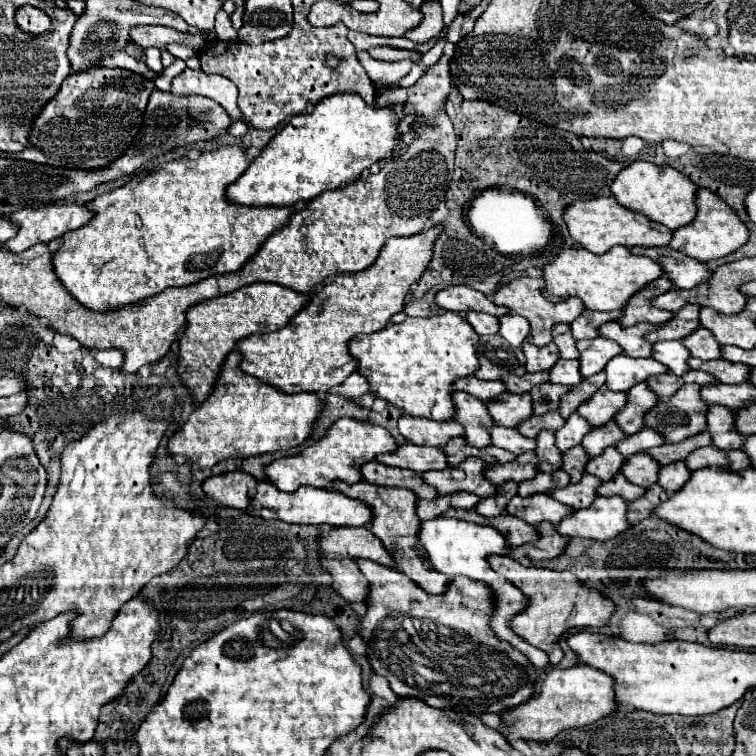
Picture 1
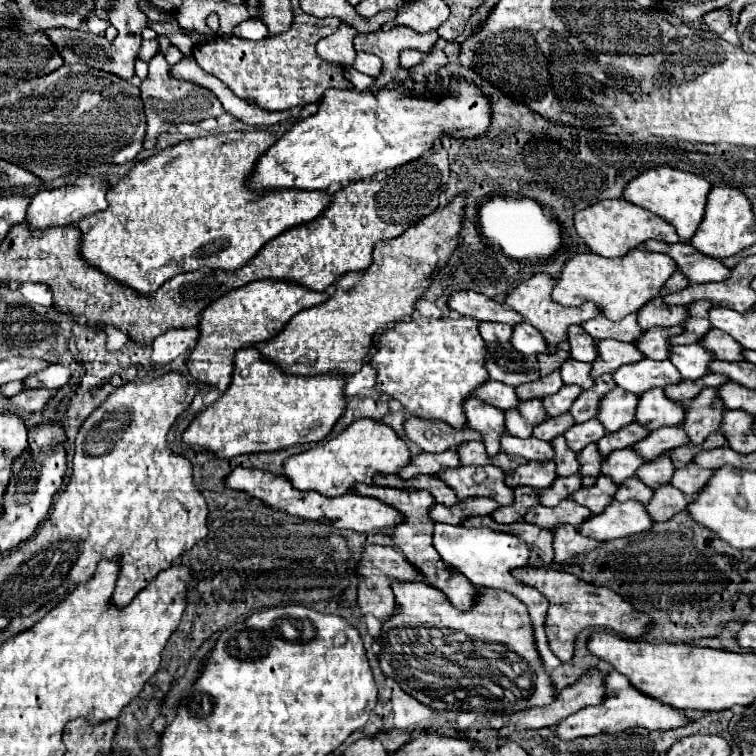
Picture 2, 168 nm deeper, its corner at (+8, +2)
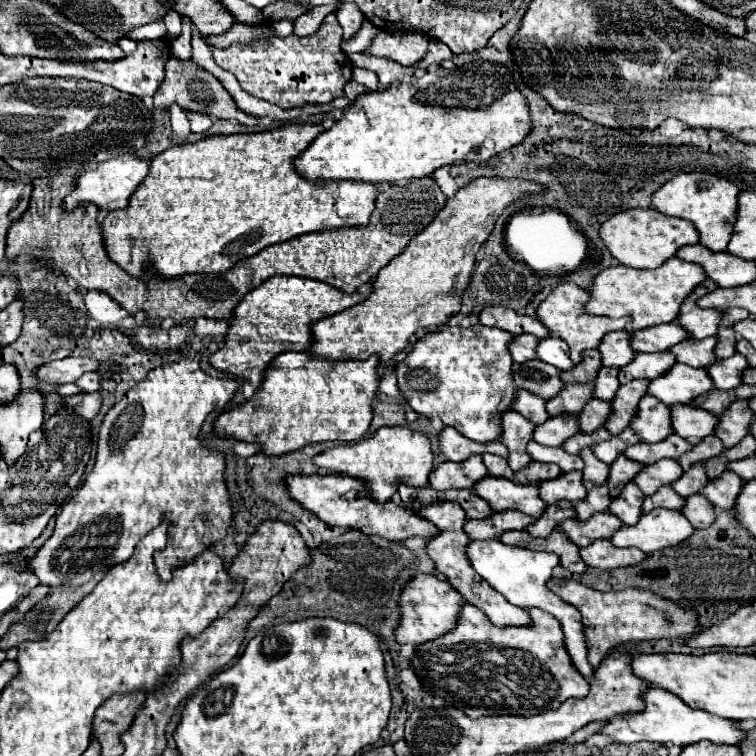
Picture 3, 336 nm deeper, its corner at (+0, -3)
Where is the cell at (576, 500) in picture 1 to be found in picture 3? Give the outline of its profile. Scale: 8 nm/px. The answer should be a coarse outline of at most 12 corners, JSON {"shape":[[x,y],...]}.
{"shape":[[628,483],[610,505],[610,513],[626,525],[642,515],[644,493]]}

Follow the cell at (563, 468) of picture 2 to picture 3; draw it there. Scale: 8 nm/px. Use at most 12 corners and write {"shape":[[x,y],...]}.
{"shape":[[582,449],[586,489],[608,481],[608,463]]}

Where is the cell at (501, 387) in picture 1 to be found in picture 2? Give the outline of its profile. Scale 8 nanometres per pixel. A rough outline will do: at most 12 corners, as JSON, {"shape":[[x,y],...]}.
{"shape":[[494,380],[480,384],[476,398],[500,408],[516,408],[514,388]]}

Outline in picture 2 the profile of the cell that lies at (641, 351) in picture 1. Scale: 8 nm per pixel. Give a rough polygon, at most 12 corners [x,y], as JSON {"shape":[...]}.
{"shape":[[680,326],[648,328],[636,348],[650,360],[668,358],[668,338]]}

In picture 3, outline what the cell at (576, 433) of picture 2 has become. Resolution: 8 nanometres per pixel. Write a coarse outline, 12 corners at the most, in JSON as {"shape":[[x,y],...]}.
{"shape":[[626,429],[594,445],[592,451],[604,463],[616,461],[640,437]]}

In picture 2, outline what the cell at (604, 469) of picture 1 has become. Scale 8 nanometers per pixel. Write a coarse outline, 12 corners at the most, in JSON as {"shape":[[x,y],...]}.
{"shape":[[630,448],[610,452],[602,474],[622,484],[644,460]]}

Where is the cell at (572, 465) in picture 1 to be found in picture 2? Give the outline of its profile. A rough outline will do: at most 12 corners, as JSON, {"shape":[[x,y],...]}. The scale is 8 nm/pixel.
{"shape":[[596,444],[580,450],[580,474],[594,480],[600,474],[602,456]]}

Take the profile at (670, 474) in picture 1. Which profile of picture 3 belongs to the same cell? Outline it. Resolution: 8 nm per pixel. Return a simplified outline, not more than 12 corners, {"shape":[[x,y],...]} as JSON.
{"shape":[[726,471],[702,495],[720,509],[734,509],[744,479]]}

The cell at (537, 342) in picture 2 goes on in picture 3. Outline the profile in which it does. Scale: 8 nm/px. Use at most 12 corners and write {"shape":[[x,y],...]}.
{"shape":[[560,337],[542,339],[538,359],[562,369],[576,367]]}

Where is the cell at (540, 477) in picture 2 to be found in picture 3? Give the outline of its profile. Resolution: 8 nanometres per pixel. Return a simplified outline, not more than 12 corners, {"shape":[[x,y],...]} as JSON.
{"shape":[[568,471],[554,481],[540,483],[540,497],[556,501],[582,501],[582,471]]}

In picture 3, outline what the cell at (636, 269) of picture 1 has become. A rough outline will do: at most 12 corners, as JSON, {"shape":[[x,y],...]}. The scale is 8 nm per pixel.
{"shape":[[678,257],[658,269],[614,265],[590,289],[592,315],[630,331],[676,321],[704,283]]}

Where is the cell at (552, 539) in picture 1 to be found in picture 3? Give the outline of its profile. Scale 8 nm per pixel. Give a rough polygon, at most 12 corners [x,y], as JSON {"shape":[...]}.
{"shape":[[606,539],[582,547],[586,565],[612,571],[646,559],[636,547],[620,549]]}

